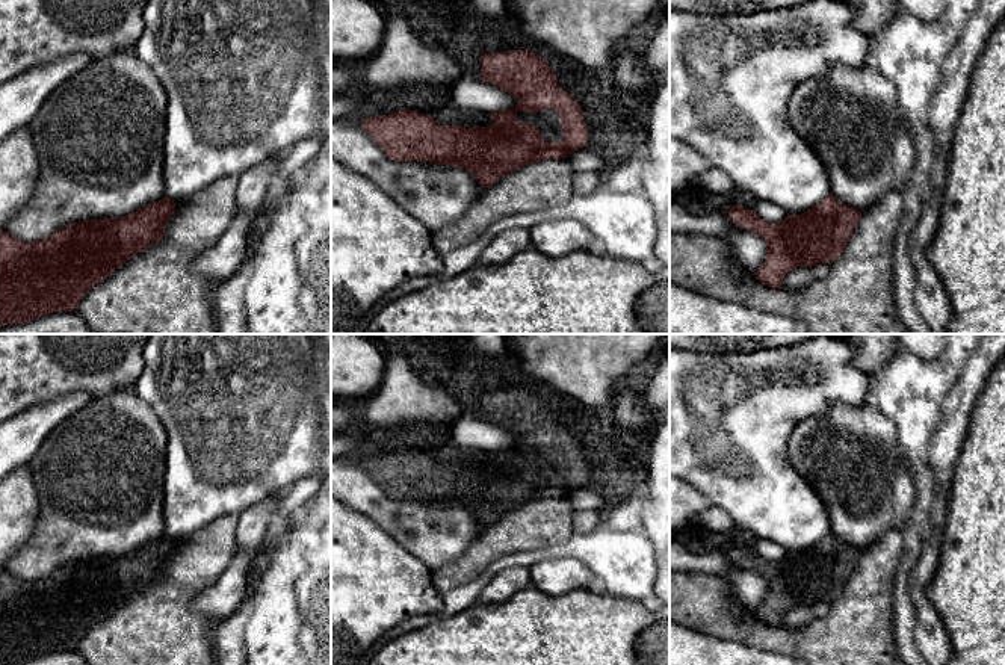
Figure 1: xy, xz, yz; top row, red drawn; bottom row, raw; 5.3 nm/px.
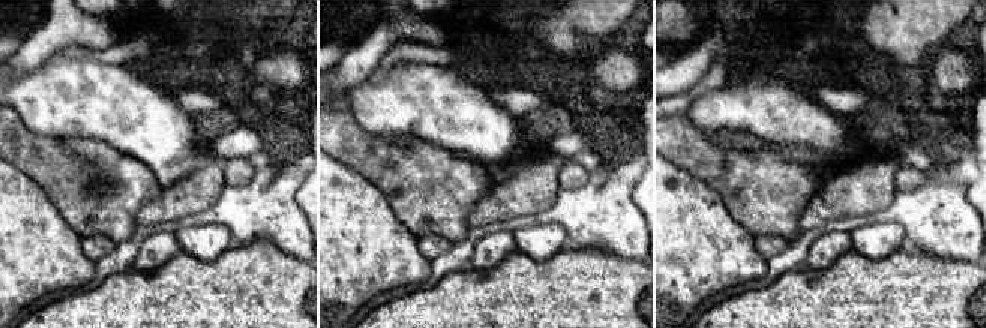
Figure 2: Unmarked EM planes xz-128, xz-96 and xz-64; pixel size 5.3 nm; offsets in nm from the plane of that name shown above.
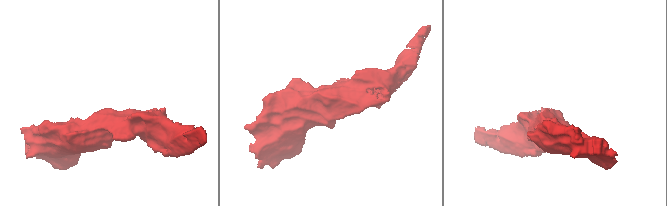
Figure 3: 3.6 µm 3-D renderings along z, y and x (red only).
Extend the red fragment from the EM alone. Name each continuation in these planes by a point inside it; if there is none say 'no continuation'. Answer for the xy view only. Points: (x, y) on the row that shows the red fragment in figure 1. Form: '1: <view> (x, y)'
no continuation

